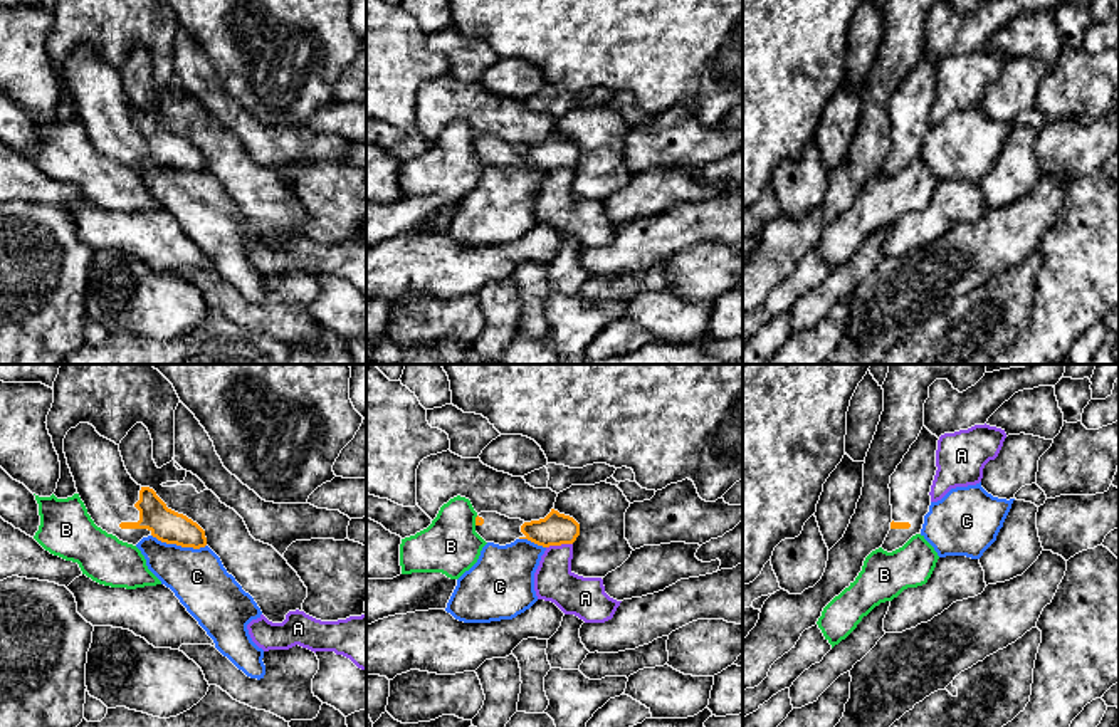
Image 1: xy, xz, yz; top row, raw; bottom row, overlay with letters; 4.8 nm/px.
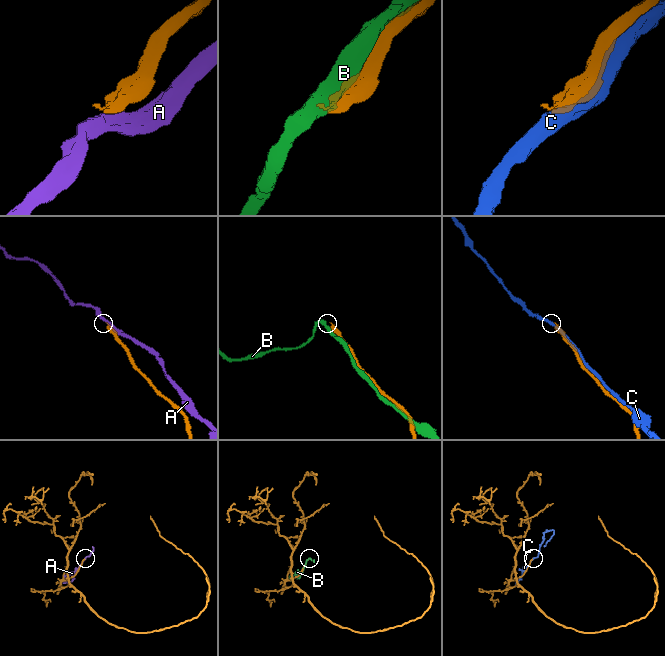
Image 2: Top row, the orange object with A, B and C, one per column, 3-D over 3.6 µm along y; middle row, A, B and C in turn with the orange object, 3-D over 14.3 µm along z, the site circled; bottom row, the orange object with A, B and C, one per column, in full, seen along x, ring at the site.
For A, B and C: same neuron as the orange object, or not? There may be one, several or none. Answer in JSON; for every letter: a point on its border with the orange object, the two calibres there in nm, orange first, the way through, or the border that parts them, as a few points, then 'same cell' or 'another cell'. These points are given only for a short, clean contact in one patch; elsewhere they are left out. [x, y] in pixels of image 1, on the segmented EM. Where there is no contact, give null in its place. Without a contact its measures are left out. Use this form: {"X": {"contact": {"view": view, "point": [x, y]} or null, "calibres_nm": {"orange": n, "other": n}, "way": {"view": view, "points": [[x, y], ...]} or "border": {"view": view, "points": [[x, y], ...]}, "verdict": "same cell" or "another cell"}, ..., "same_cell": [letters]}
{"A": {"contact": {"view": "xz", "point": [558, 544]}, "calibres_nm": {"orange": 160, "other": 190}, "border": {"view": "xz", "points": [[572, 543], [546, 548]]}, "verdict": "another cell"}, "B": {"contact": {"view": "xz", "point": [476, 521]}, "calibres_nm": {"orange": 50, "other": 280}, "verdict": "another cell"}, "C": {"contact": {"view": "xy", "point": [178, 544]}, "calibres_nm": {"orange": 160, "other": 280}, "verdict": "another cell"}, "same_cell": []}

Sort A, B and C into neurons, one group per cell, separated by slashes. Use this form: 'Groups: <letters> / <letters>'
Groups: A / B / C

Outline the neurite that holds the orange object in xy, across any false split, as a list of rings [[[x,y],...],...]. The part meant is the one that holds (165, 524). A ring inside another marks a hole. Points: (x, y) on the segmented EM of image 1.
[[[79,423],[71,428],[64,438],[64,453],[87,514],[108,534],[133,546],[148,536],[181,547],[207,546],[205,531],[186,515],[168,509],[153,489],[138,485],[124,467],[119,445],[101,437],[92,425]]]

